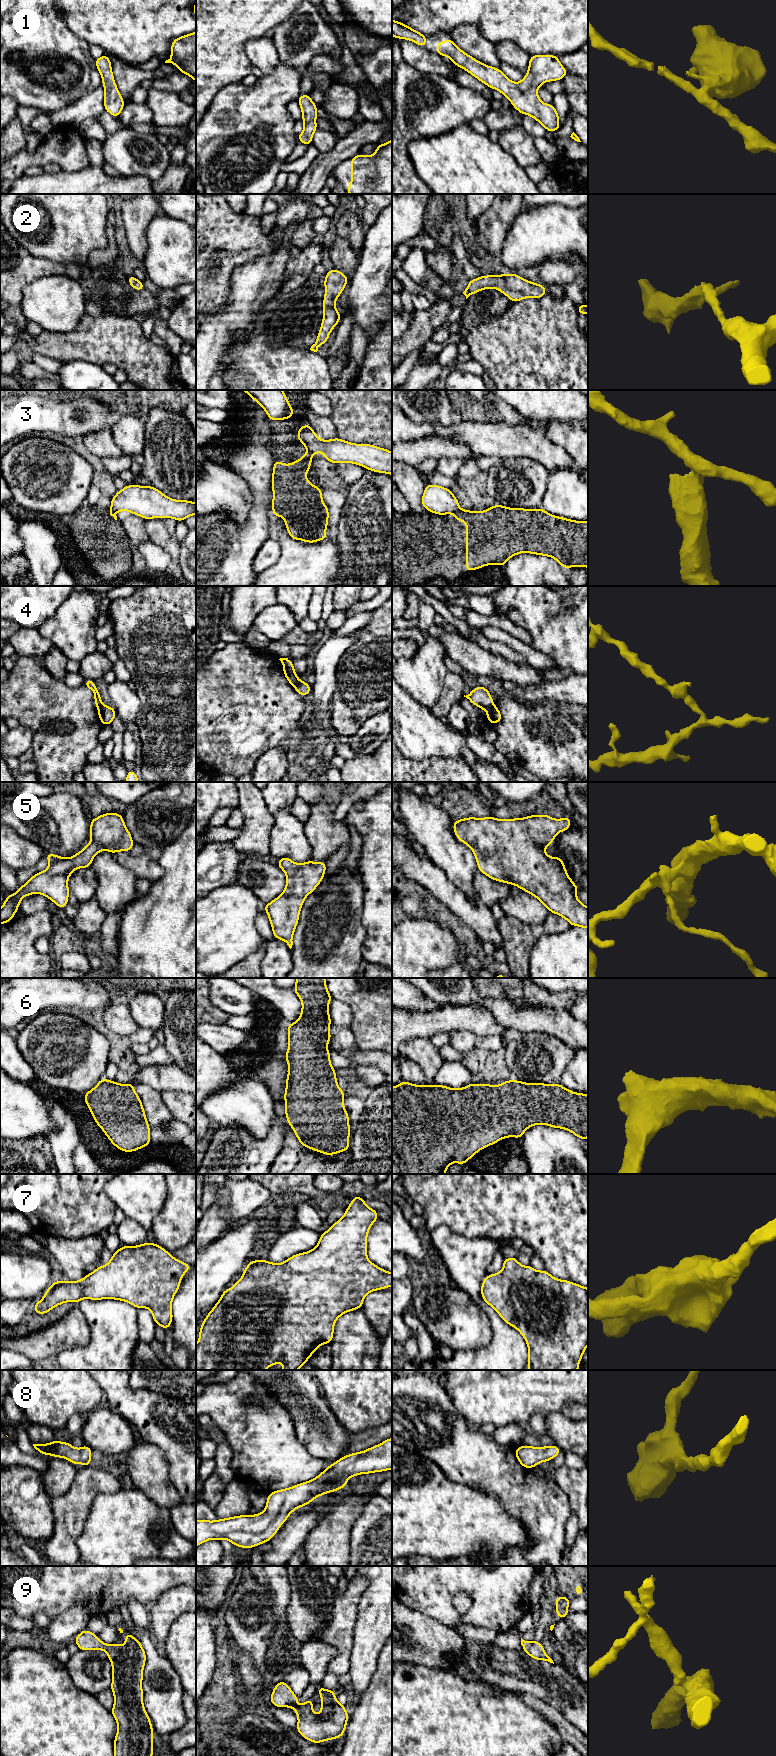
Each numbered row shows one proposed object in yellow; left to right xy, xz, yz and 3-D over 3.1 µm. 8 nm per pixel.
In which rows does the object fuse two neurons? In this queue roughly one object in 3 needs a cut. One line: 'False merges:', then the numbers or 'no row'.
False merges: 3, 4

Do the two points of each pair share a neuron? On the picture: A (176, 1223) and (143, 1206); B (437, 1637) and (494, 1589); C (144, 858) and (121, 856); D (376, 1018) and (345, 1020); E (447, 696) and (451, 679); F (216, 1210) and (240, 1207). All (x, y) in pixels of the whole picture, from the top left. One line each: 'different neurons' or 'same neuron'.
A: different neurons
B: different neurons
C: same neuron
D: different neurons
E: same neuron
F: same neuron

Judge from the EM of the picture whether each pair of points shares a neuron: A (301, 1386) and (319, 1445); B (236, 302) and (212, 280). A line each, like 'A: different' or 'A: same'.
A: same
B: different

